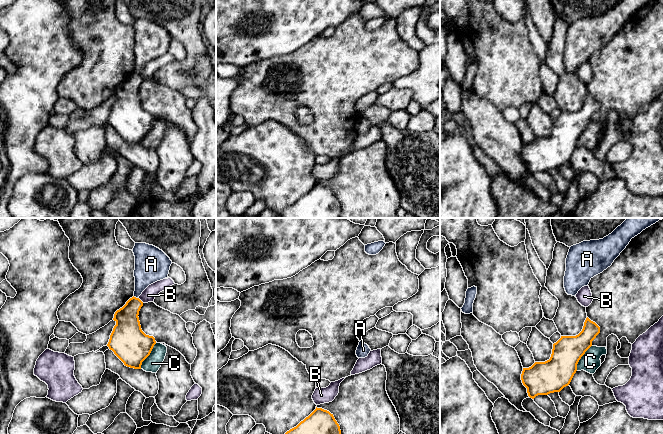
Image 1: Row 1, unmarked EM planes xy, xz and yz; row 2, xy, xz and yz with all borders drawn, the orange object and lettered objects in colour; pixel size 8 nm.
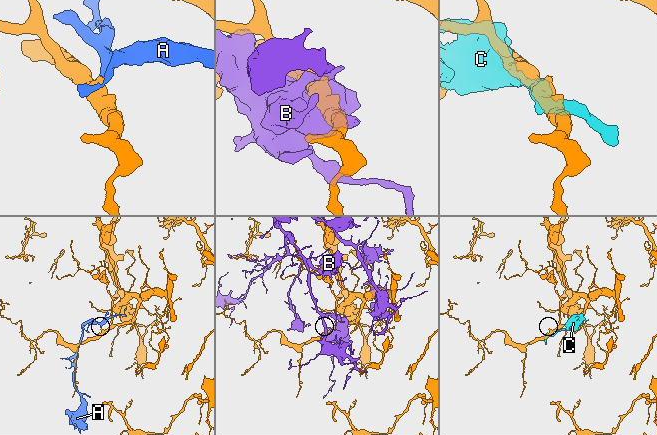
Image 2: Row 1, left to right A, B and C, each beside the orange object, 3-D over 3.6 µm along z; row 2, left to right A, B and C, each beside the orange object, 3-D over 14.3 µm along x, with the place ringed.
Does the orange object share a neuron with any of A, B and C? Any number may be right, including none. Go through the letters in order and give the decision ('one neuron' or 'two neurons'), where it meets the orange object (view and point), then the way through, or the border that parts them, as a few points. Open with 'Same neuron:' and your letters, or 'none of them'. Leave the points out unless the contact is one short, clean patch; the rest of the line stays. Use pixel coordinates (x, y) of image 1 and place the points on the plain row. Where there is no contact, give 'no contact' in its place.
Same neuron: none of them
A: two neurons; meets orange in xy at (135, 73); border along xy (133, 72), (137, 74)
B: two neurons; meets orange in xy at (140, 76)
C: two neurons; meets orange in xy at (149, 130)

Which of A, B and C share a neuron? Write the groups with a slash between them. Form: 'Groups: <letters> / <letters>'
Groups: A / B / C

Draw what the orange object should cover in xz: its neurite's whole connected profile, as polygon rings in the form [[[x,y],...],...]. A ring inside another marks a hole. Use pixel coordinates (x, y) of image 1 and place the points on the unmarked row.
[[[317,184],[296,203],[287,207],[282,218],[339,218],[340,202],[333,190]]]

